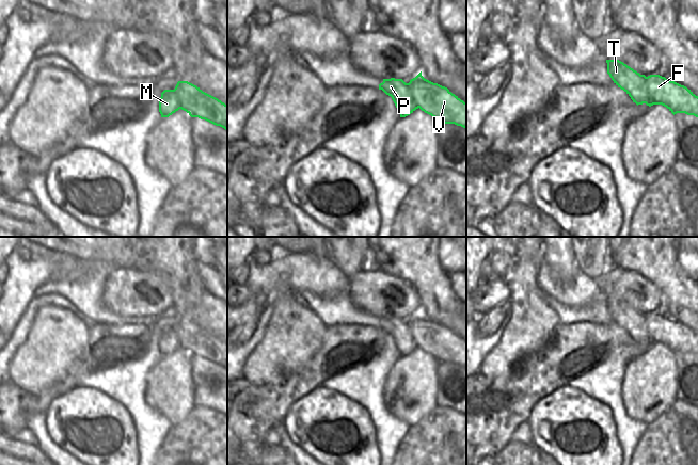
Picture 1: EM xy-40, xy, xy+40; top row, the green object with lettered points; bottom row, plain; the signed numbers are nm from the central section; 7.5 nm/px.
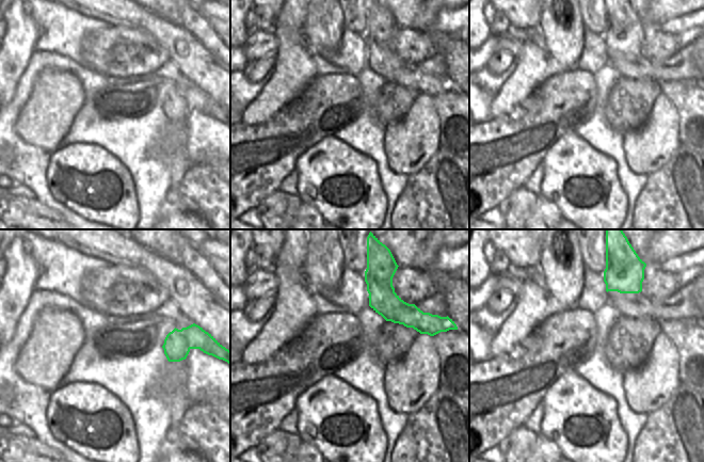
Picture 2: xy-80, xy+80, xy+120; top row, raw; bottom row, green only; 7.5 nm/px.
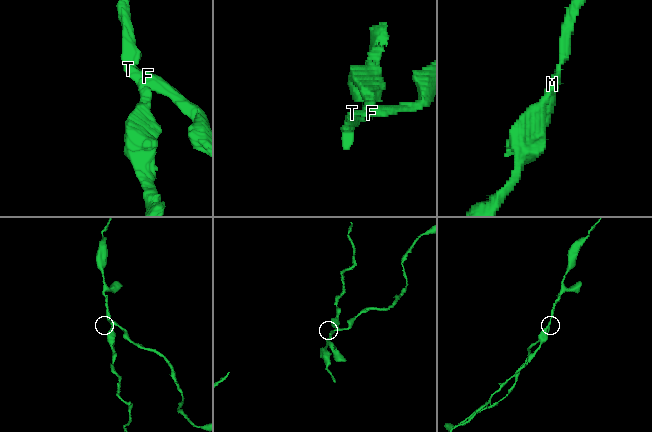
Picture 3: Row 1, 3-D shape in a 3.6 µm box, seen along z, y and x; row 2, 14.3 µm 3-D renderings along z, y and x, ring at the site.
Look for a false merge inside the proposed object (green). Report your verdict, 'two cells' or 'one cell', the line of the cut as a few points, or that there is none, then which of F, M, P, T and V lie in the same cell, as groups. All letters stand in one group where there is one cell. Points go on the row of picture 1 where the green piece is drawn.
two cells; cut xy+40 (645, 76), (645, 85), (654, 103); groups F V / M P T

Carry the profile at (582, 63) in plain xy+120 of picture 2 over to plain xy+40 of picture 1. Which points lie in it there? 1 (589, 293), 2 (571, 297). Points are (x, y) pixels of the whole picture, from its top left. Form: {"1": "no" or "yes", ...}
{"1": "yes", "2": "yes"}

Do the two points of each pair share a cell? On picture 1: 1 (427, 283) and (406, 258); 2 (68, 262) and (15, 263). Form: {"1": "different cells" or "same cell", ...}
{"1": "same cell", "2": "same cell"}

